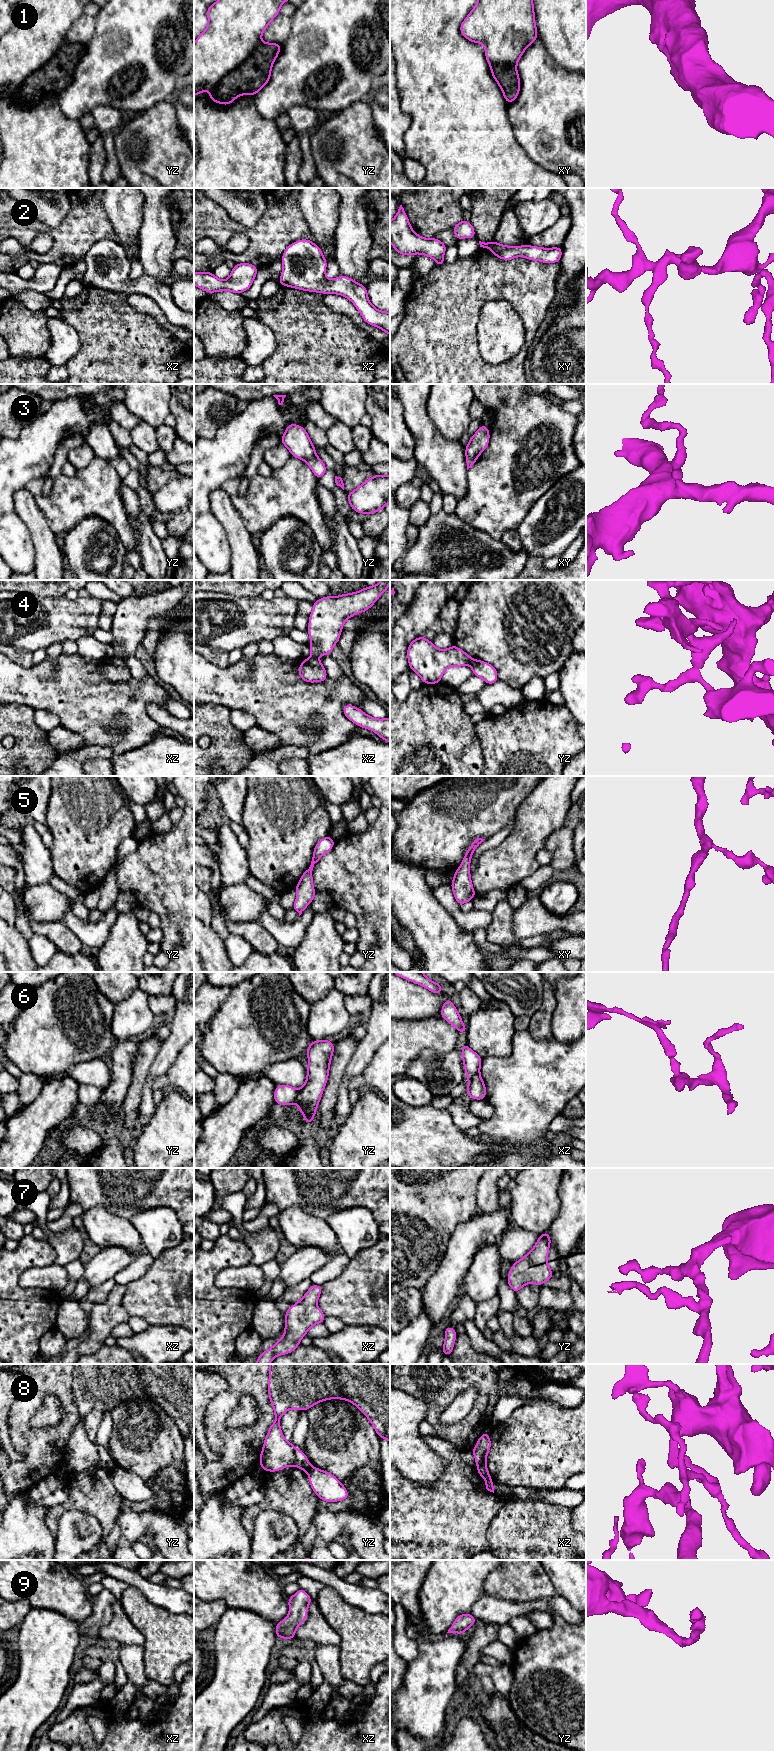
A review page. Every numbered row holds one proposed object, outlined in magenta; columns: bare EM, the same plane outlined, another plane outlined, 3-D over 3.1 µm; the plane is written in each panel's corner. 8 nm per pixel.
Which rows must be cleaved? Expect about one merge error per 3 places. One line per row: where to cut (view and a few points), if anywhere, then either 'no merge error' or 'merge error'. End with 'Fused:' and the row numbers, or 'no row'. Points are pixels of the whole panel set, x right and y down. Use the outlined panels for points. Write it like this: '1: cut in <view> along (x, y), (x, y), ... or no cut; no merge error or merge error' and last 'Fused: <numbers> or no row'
1: no cut; no merge error
2: no cut; no merge error
3: cut in yz along (315, 454), (305, 460); merge error
4: cut in yz along (472, 659), (468, 664); merge error
5: no cut; no merge error
6: cut in yz along (298, 1090), (294, 1102); merge error
7: no cut; no merge error
8: cut in yz along (311, 1466), (307, 1471); merge error
9: no cut; no merge error
Fused: 3, 4, 6, 8

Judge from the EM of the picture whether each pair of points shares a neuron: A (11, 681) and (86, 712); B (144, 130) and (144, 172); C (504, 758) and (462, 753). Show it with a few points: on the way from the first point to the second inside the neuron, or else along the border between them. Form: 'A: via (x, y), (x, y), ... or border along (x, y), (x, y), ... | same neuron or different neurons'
A: via (30, 686), (61, 687), (67, 693) | same neuron
B: via (144, 140), (144, 162) | same neuron
C: border along (476, 732), (484, 765) | different neurons

